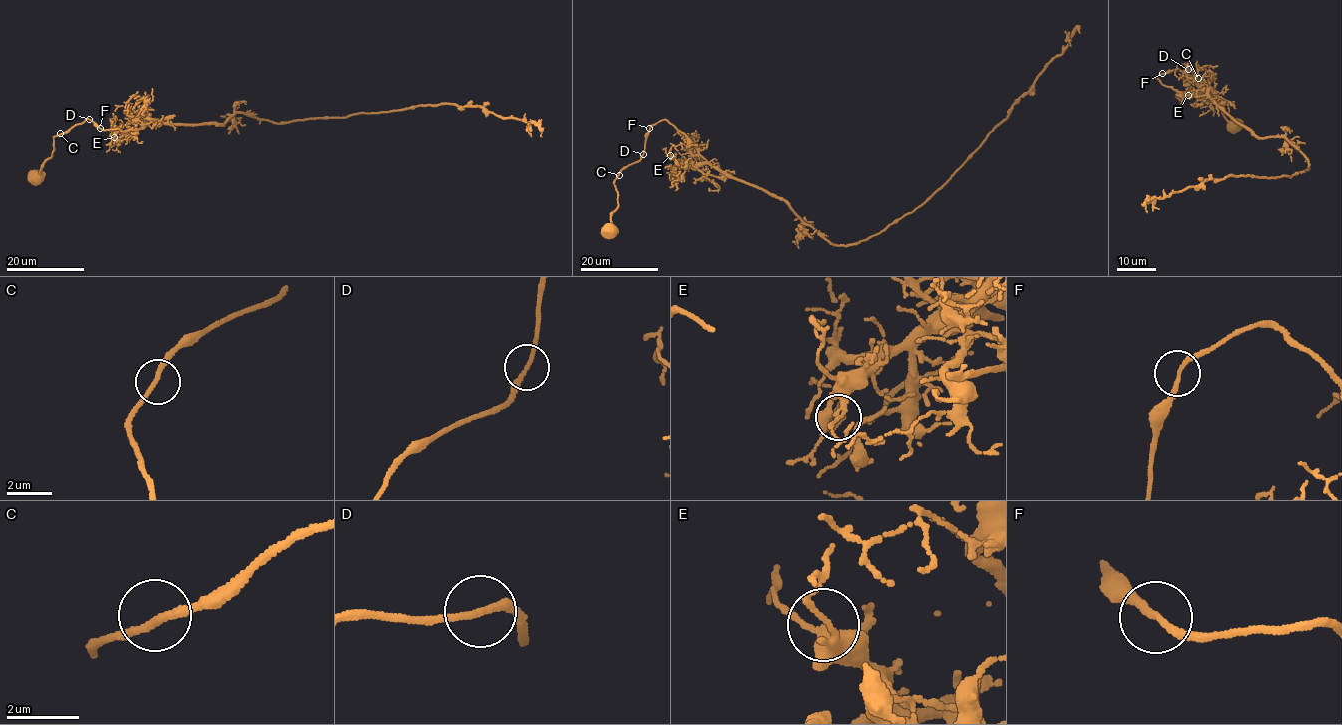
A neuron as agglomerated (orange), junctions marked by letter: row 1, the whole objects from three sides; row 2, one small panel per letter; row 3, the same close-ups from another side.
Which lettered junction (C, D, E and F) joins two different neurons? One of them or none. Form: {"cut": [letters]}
{"cut": []}

